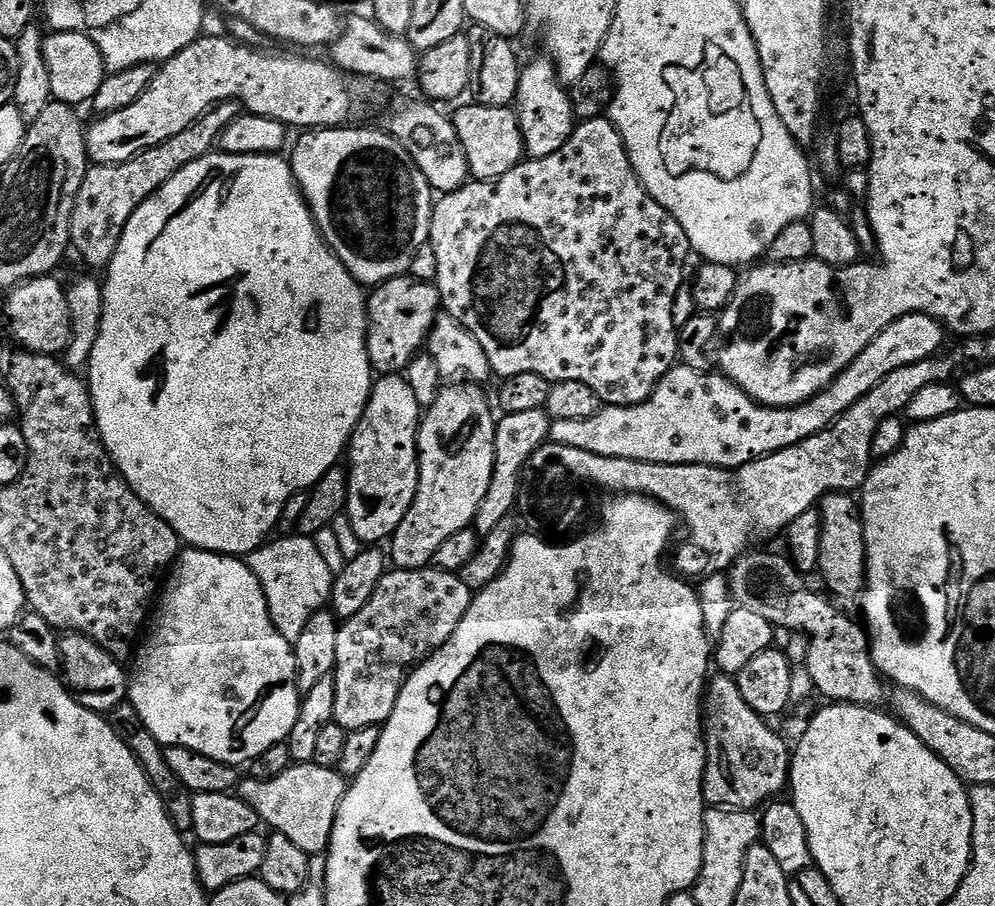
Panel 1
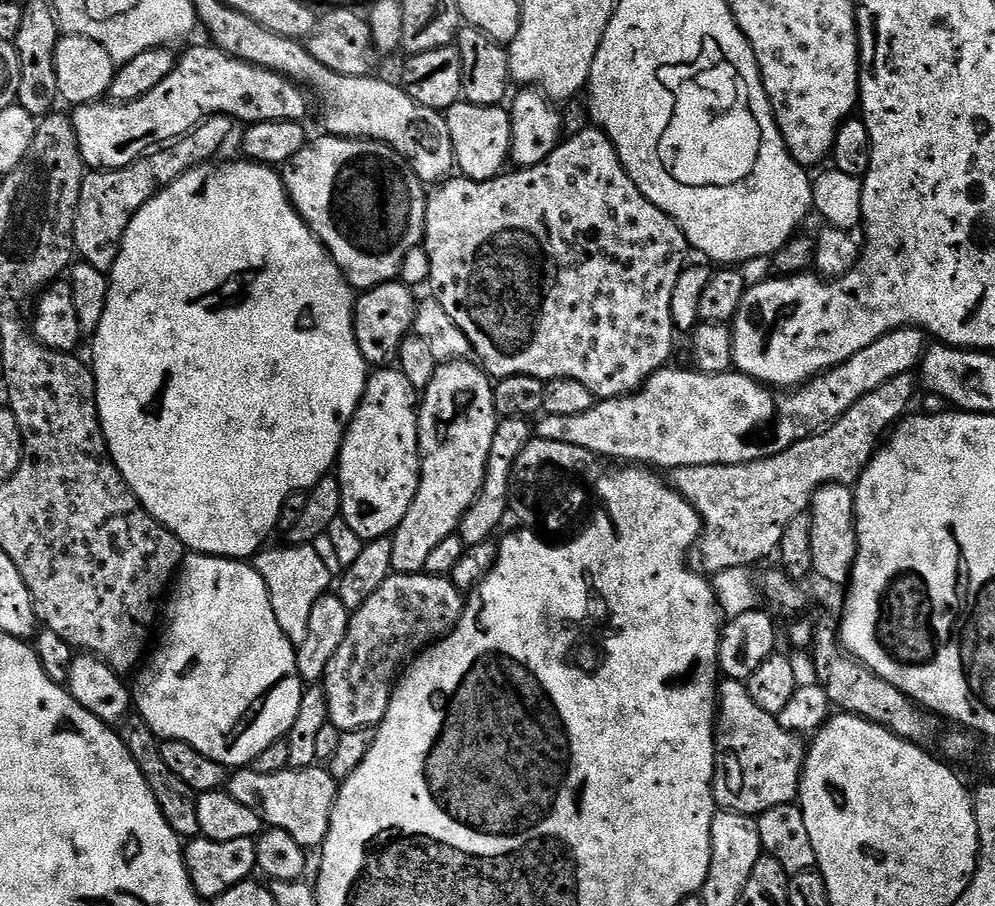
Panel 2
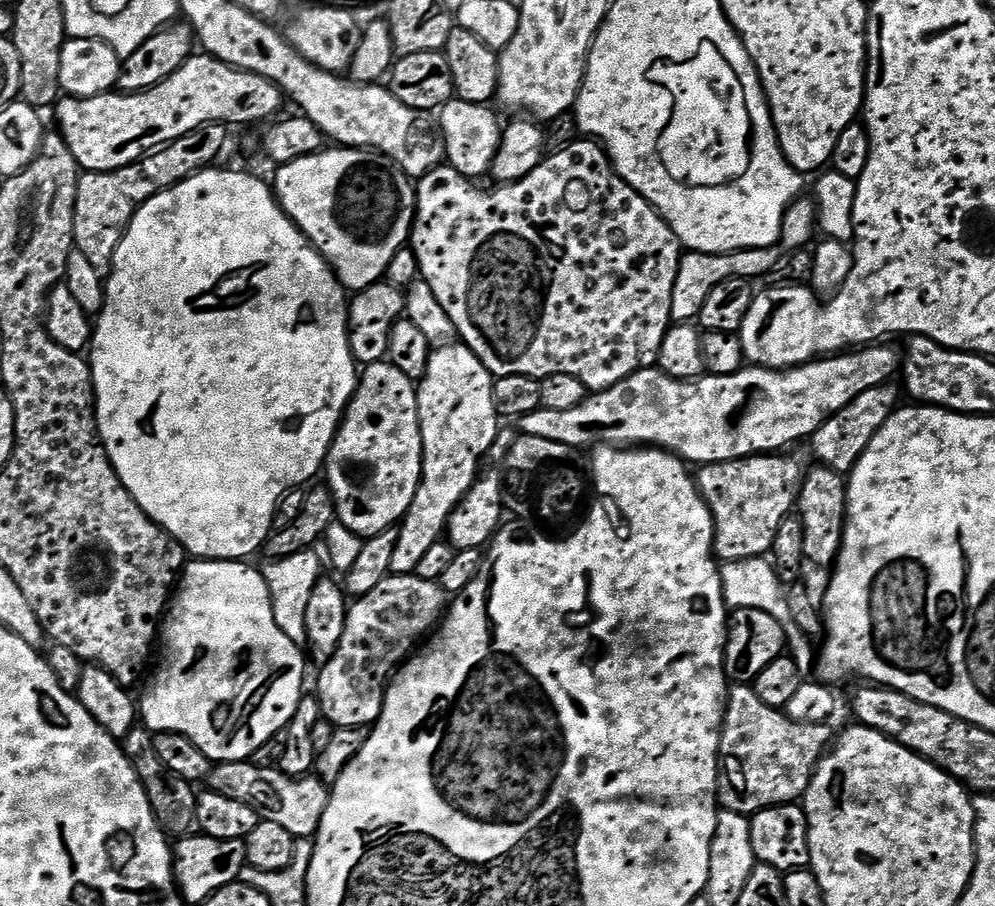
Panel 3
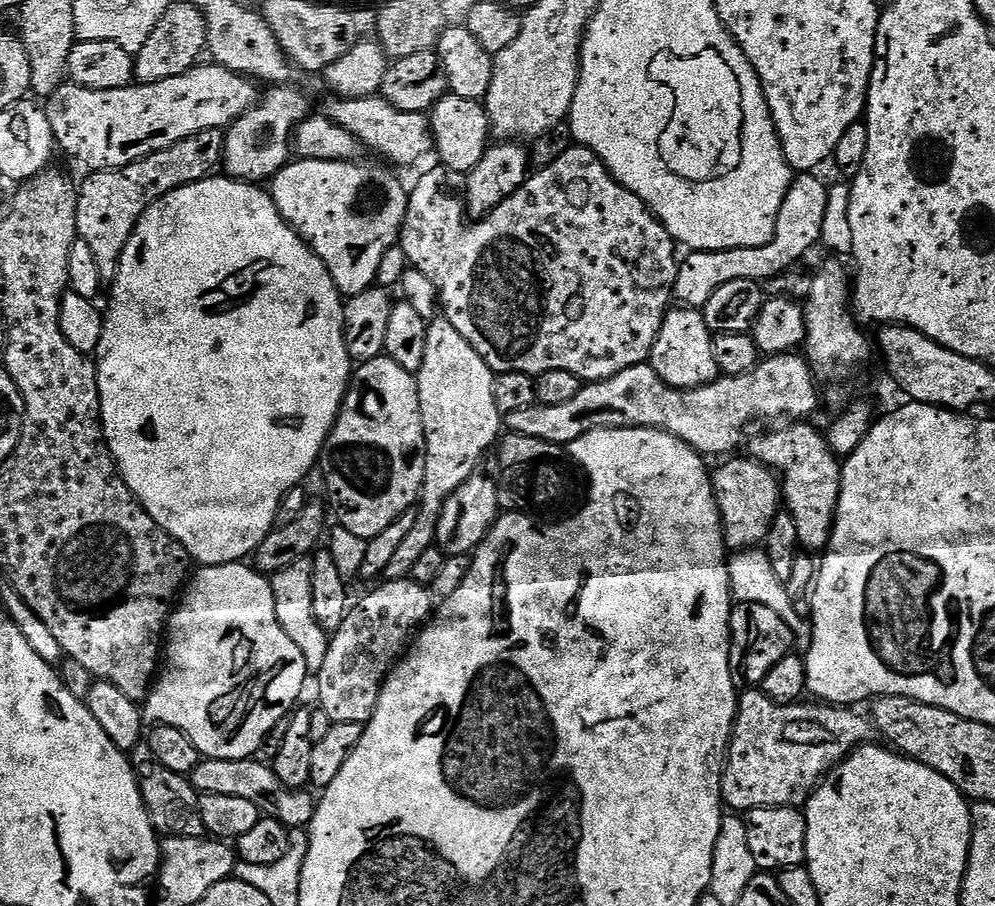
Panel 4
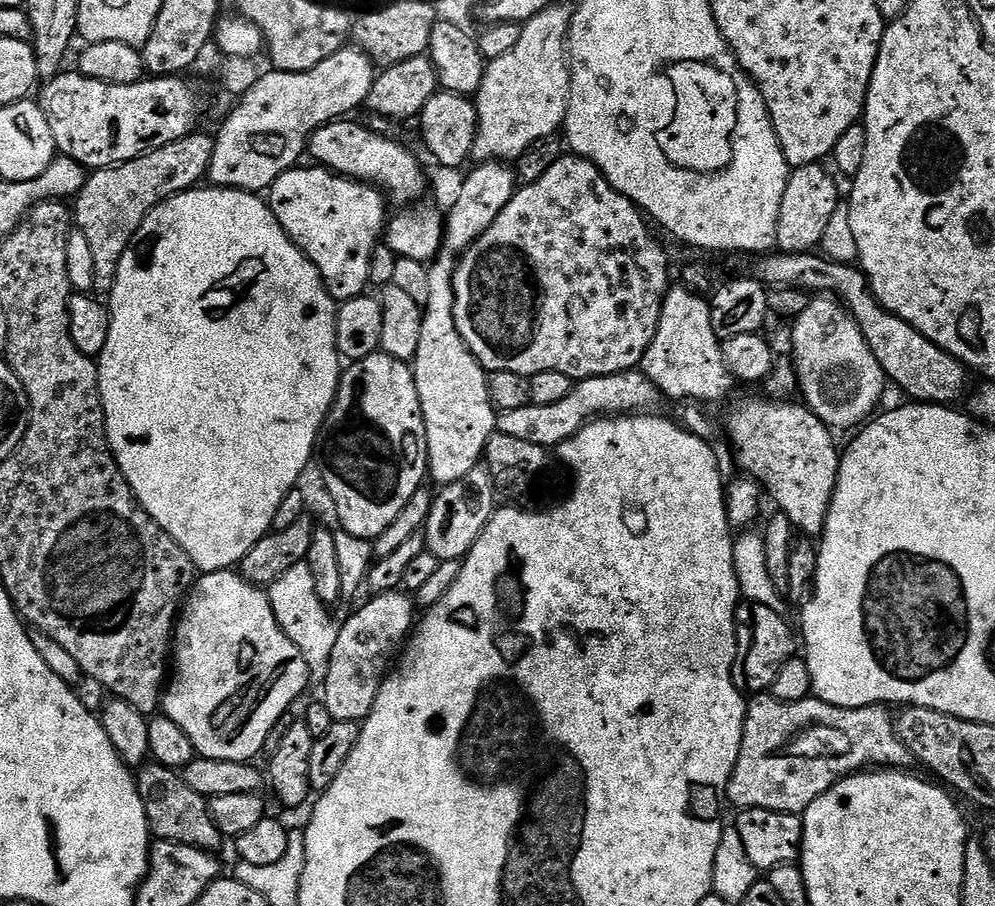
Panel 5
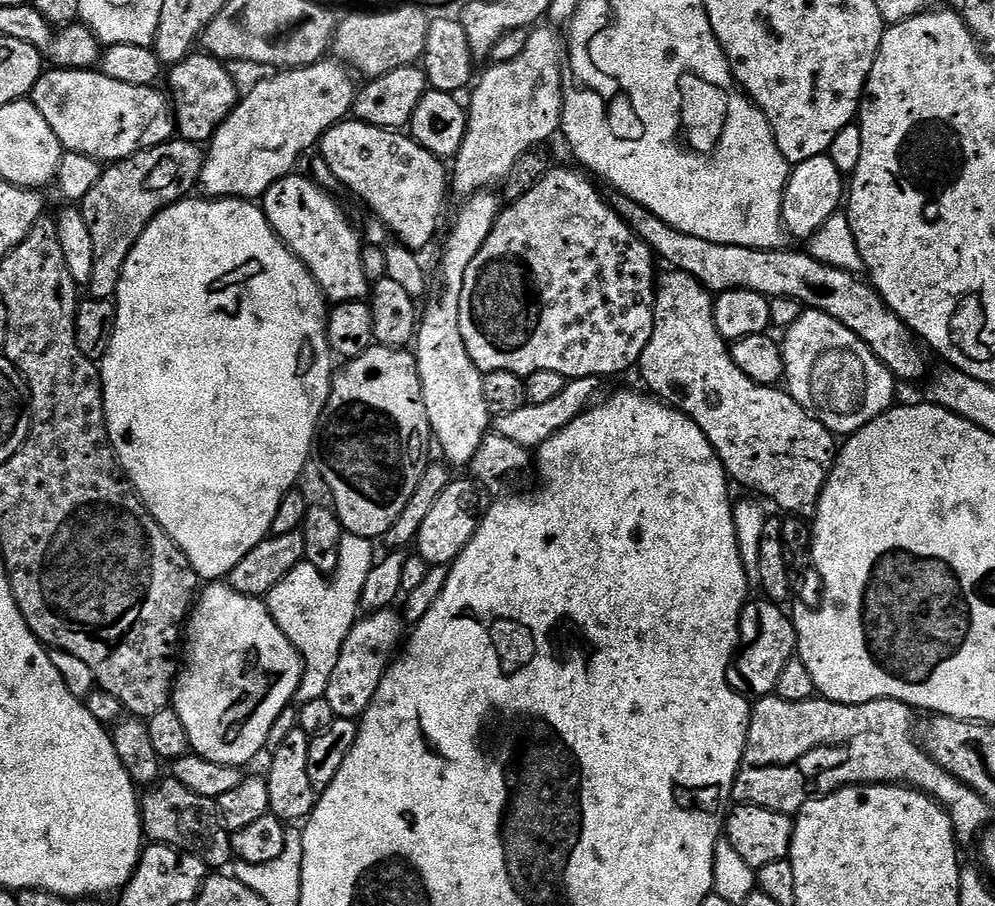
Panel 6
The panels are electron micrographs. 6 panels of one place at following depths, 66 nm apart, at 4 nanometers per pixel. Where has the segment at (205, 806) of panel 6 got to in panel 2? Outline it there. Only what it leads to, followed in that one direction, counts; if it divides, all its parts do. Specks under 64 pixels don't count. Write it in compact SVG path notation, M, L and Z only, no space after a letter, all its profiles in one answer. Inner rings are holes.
M129 714L124 717L119 725L120 740L130 750L138 770L142 770L142 778L146 778L146 786L150 786L150 794L154 794L154 802L158 802L158 810L162 810L162 818L174 830L174 834L181 838L196 838L200 836L200 827L198 826L198 802L197 793L182 782L182 778L177 778L166 766L166 761L162 759L160 746L161 737L150 730L150 726L138 714Z

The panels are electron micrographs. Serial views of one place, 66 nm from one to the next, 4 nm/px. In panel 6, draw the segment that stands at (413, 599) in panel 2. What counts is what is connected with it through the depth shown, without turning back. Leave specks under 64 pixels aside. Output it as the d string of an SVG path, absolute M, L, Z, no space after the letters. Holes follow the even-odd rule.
M392 608L369 612L363 618L357 619L346 642L342 642L342 654L338 654L338 666L334 666L334 674L330 674L330 686L326 686L324 695L336 717L341 720L356 720L363 717L374 694L378 694L378 686L388 673L405 636L406 625L403 615Z

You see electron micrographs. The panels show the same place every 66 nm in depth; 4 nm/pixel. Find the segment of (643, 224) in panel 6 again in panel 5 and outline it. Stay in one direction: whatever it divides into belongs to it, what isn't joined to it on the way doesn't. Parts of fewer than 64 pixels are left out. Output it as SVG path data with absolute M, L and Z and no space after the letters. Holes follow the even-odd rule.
M812 252L764 254L757 260L760 261L756 264L754 276L761 284L772 288L797 288L809 294L827 294L843 304L852 313L852 320L858 330L862 330L862 338L866 338L866 346L870 346L874 358L878 358L878 366L882 366L885 377L891 383L893 380L908 395L905 397L909 401L952 406L960 395L963 397L969 391L968 367L930 342L930 338L914 330L914 326L906 323L901 316L885 310L877 302L872 287L868 285L868 277L859 267Z

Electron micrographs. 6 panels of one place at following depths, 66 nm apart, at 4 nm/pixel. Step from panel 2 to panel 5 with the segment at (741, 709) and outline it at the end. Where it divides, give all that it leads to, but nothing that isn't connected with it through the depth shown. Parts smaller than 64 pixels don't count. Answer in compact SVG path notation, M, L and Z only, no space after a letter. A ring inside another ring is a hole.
M756 694L747 701L744 710L744 733L726 800L737 804L740 810L765 808L802 814L810 802L826 794L826 790L833 788L838 781L873 766L880 770L900 770L909 760L908 747L897 738L894 716L887 707L839 708L815 698L787 704L778 702L771 694Z

